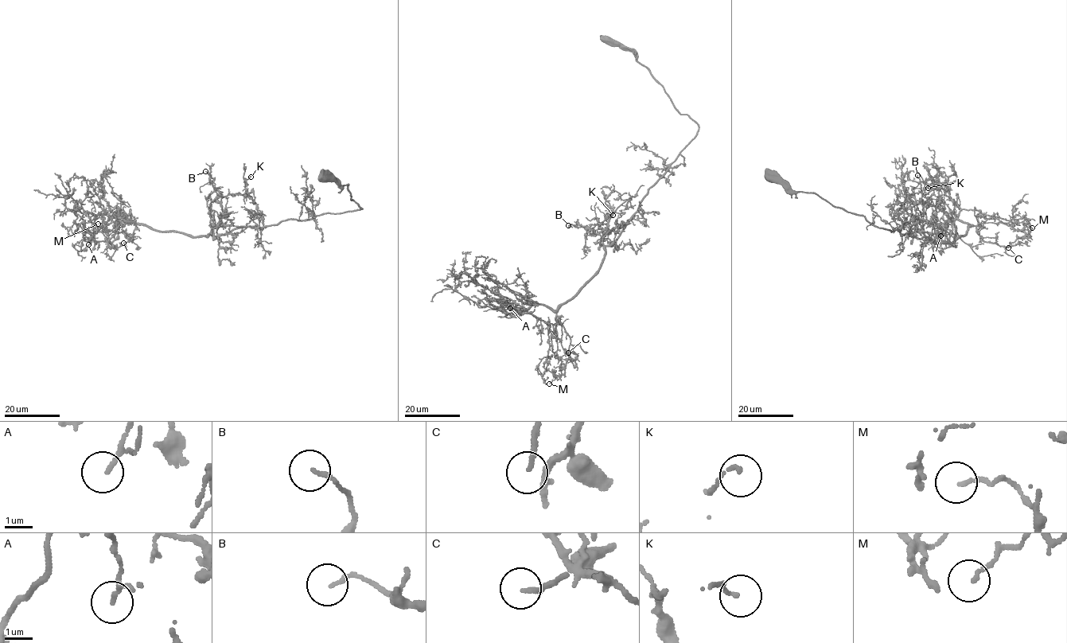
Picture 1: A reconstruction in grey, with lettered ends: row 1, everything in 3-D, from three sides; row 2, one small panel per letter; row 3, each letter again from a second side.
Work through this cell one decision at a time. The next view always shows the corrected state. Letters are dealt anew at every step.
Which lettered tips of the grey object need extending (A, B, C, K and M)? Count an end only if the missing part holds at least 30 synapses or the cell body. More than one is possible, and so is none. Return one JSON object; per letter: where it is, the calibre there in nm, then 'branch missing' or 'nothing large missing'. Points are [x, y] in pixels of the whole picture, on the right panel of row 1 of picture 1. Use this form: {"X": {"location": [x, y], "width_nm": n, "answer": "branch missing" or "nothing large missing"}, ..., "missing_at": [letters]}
{"A": {"location": [940, 235], "width_nm": 90, "answer": "nothing large missing"}, "B": {"location": [917, 175], "width_nm": 130, "answer": "nothing large missing"}, "C": {"location": [1008, 247], "width_nm": 150, "answer": "branch missing"}, "K": {"location": [928, 188], "width_nm": 110, "answer": "nothing large missing"}, "M": {"location": [1032, 227], "width_nm": 100, "answer": "nothing large missing"}, "missing_at": ["C"]}

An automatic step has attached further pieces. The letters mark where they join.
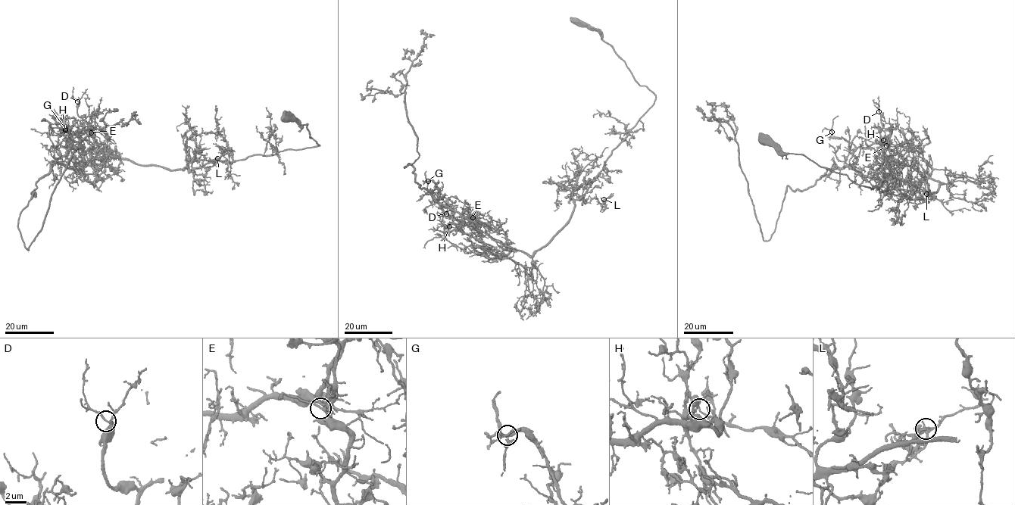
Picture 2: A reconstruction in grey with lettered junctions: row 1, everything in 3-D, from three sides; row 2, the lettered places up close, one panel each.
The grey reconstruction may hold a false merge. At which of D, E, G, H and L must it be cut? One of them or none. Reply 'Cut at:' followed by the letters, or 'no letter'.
Cut at: H

